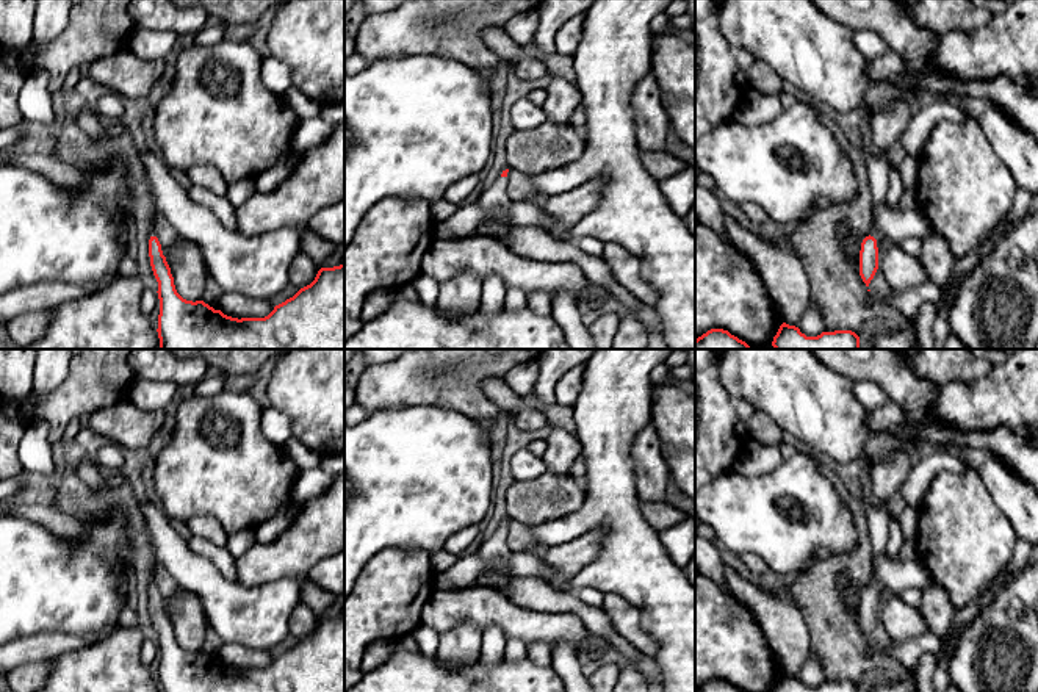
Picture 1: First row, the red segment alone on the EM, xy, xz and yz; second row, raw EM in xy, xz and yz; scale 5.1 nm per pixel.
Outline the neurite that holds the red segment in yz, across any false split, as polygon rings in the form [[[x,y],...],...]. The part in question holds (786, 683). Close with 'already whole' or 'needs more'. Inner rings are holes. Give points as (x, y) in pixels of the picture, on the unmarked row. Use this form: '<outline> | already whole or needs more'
[[[783,673],[773,692],[860,692],[860,687],[852,681],[822,683],[817,687],[806,687],[798,678]]] | already whole

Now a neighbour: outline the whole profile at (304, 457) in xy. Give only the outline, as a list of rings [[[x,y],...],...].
[[[291,437],[285,445],[283,449],[293,459],[299,471],[310,470],[319,467],[321,454],[315,452],[313,449],[307,448],[301,440]]]

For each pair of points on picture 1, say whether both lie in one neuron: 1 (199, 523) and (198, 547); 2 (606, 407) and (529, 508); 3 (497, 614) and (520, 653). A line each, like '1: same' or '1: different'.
1: different
2: different
3: different

